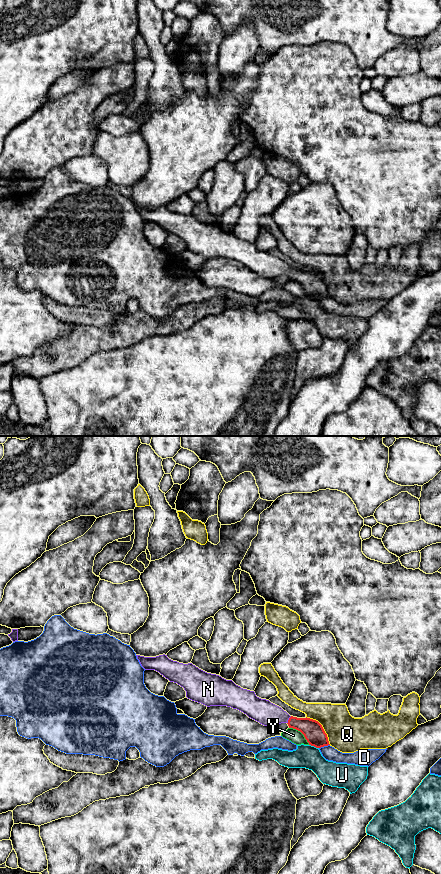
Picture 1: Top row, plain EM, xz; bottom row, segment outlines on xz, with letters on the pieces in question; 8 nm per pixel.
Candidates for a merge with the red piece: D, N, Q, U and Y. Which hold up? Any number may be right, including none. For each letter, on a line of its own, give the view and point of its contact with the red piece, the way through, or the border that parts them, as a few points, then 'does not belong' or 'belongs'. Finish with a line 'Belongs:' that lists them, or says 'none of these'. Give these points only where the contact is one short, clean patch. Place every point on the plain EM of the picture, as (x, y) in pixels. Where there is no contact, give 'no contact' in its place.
D: contact xz (324, 297); does not belong
N: contact xz (288, 272); way xz (312, 282), (305, 277), (288, 272), (263, 263); belongs
Q: contact xz (322, 279); does not belong
U: contact xz (314, 298); does not belong
Y: contact xz (301, 284); border xz (289, 279), (297, 281), (309, 296); does not belong
Belongs: N

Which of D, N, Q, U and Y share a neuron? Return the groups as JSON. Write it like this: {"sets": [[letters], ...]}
{"sets": [["D"], ["N"], ["Q"], ["U"], ["Y"]]}

